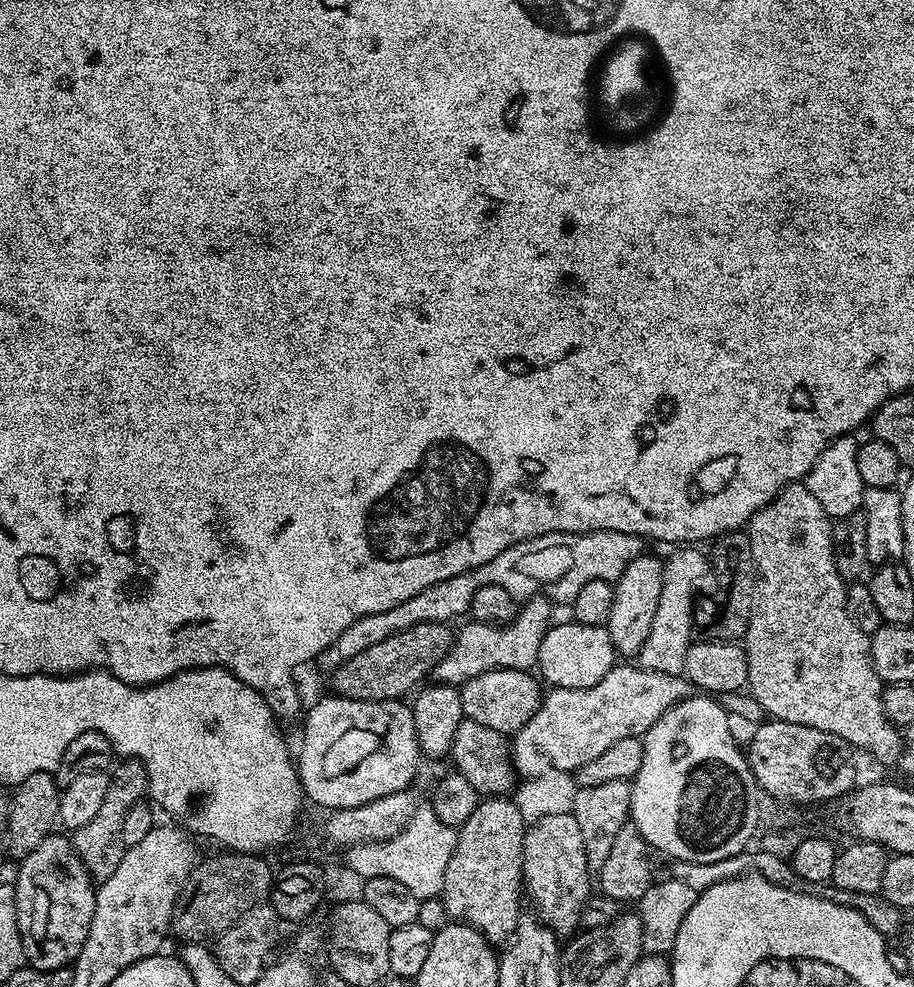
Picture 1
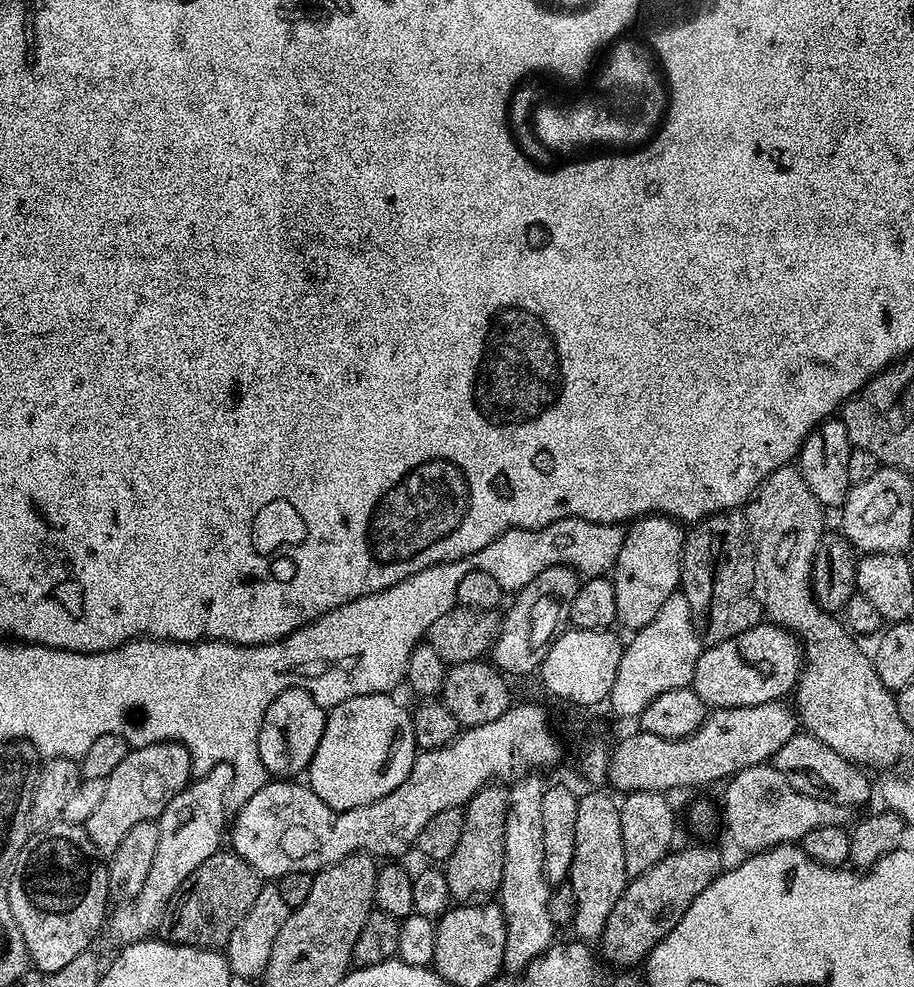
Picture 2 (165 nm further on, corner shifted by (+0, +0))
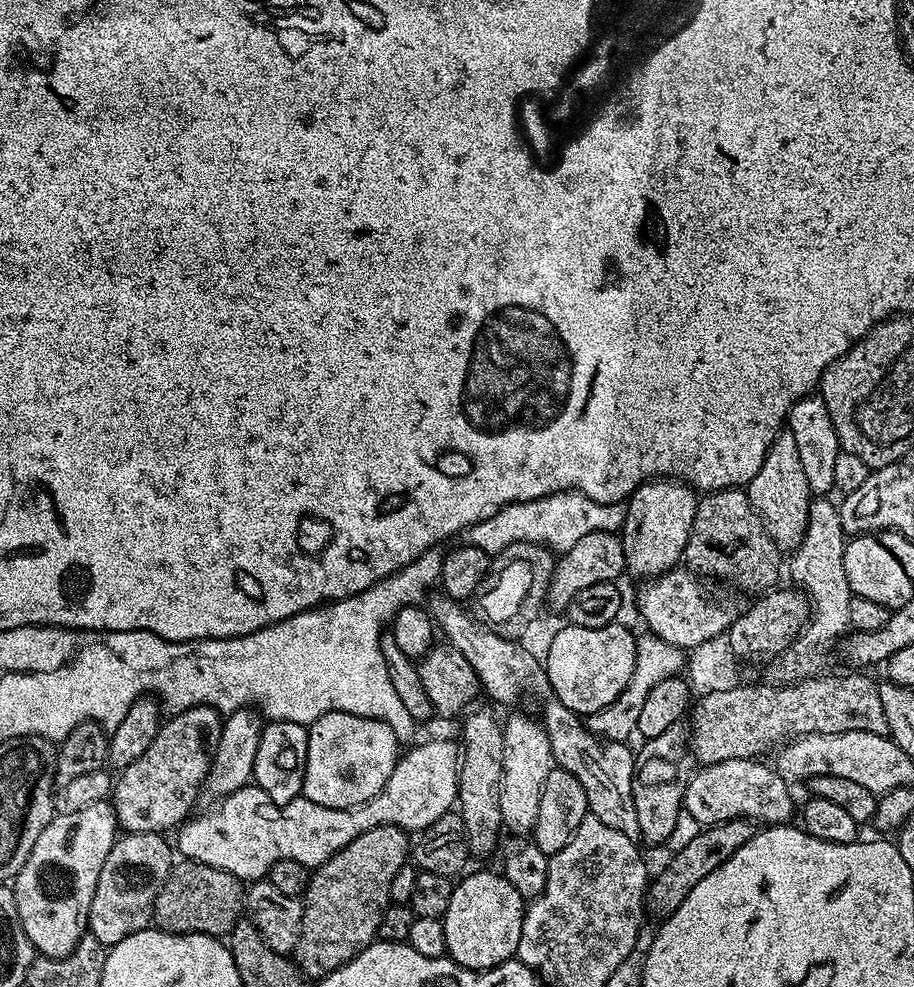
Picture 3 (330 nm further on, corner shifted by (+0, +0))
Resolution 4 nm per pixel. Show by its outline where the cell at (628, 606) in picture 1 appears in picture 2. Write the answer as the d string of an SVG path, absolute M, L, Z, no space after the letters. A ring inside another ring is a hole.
M659 514L641 516L627 525L622 550L618 550L610 579L618 598L617 621L621 625L624 623L628 630L639 630L654 622L666 598L680 588L680 563L685 535L685 529L677 521Z

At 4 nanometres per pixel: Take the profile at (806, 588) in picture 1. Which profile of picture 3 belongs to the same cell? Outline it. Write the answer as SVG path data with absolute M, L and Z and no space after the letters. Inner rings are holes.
M781 430L776 435L770 450L764 455L758 474L754 474L754 478L746 485L746 491L754 510L764 523L764 531L776 547L781 550L795 550L802 542L814 494L806 482L802 458L798 455L798 446L794 443L792 432Z

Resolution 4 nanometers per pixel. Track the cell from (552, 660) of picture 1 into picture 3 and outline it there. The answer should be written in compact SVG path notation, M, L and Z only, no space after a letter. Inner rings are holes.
M617 622L601 628L568 624L558 629L548 644L548 657L543 657L542 663L549 676L551 695L581 718L610 706L628 688L634 674L637 637L622 624Z

